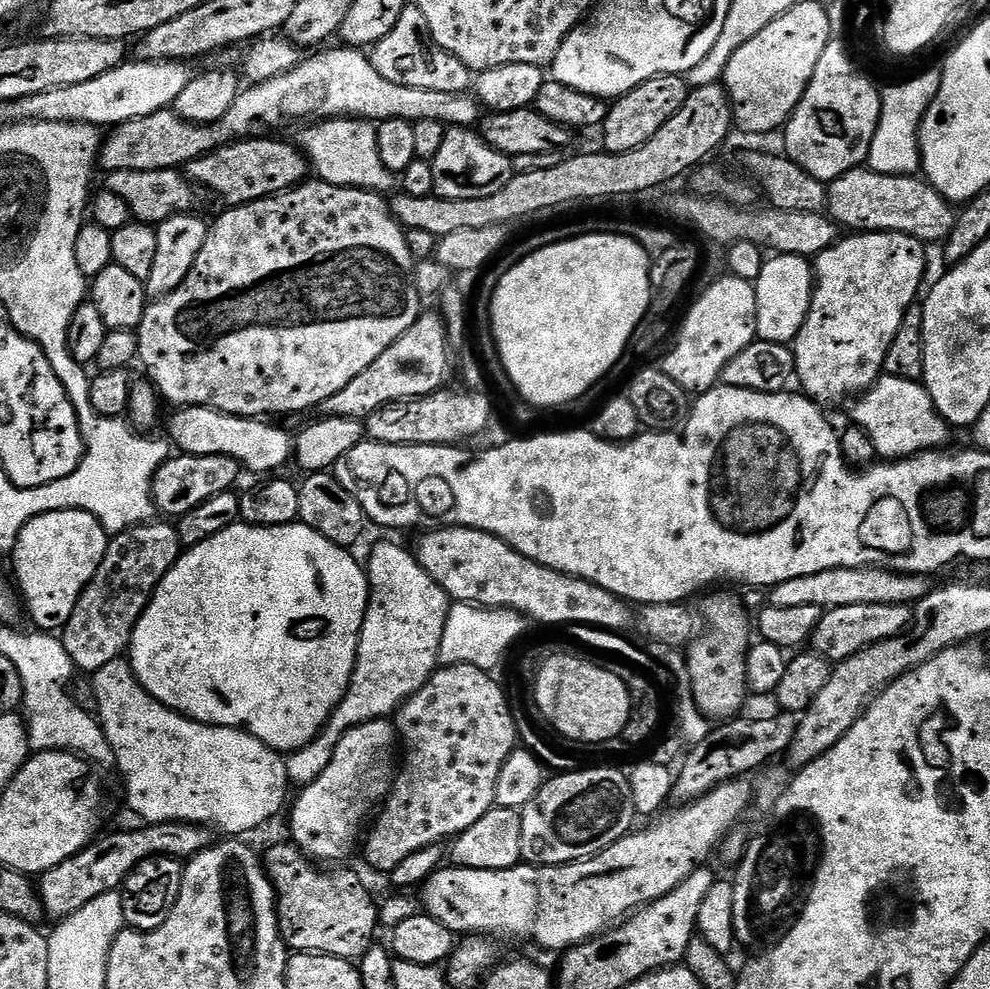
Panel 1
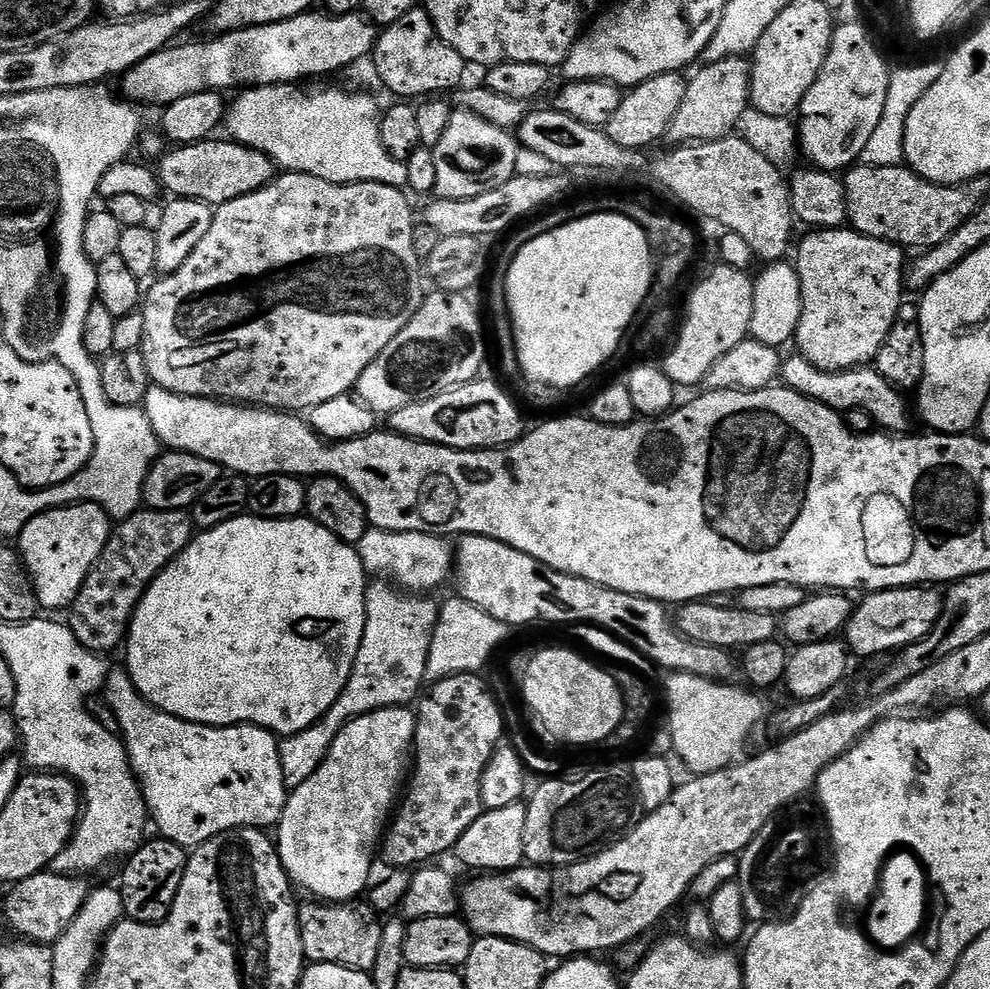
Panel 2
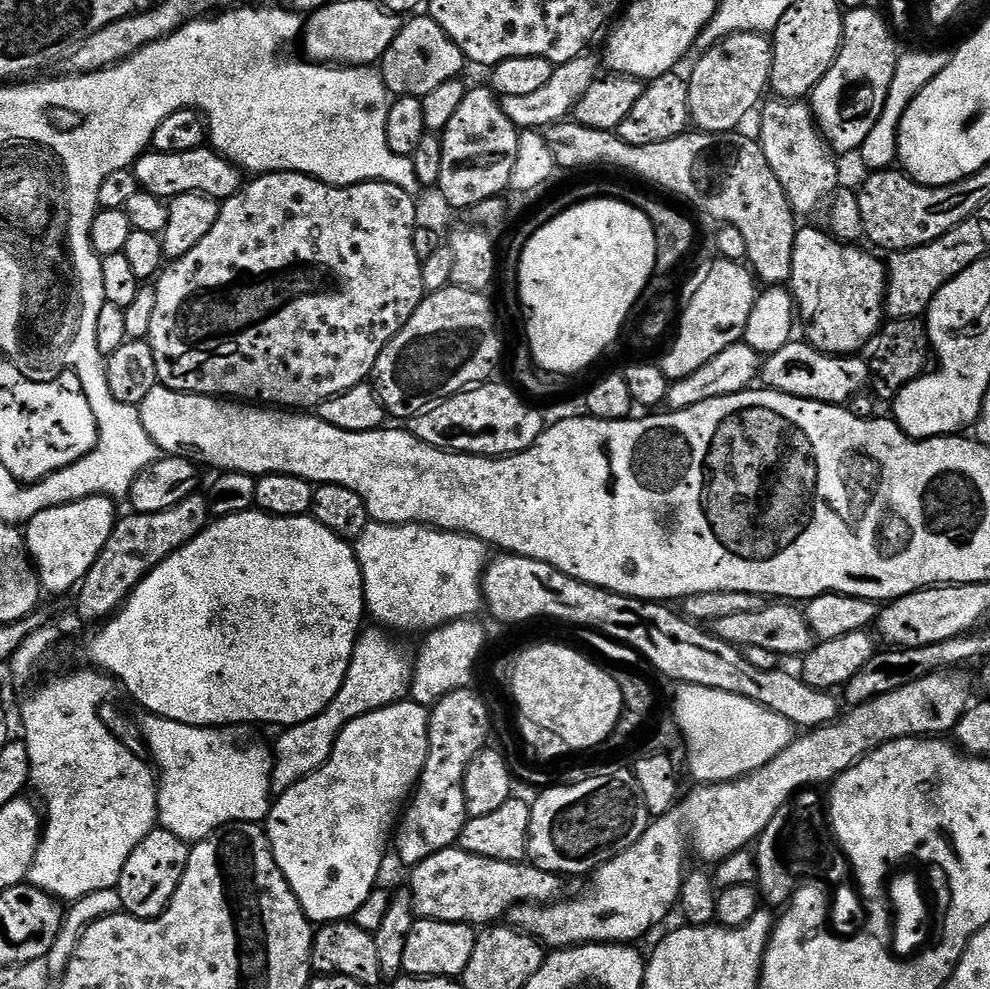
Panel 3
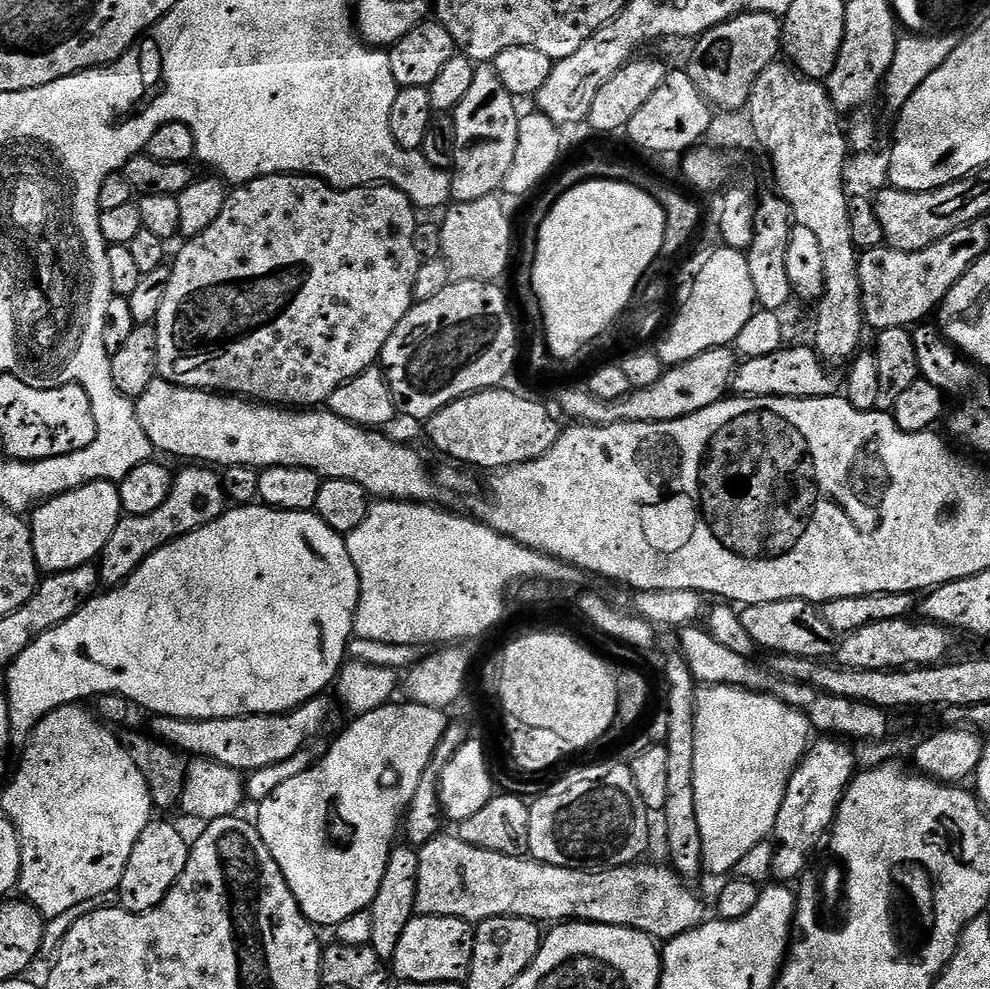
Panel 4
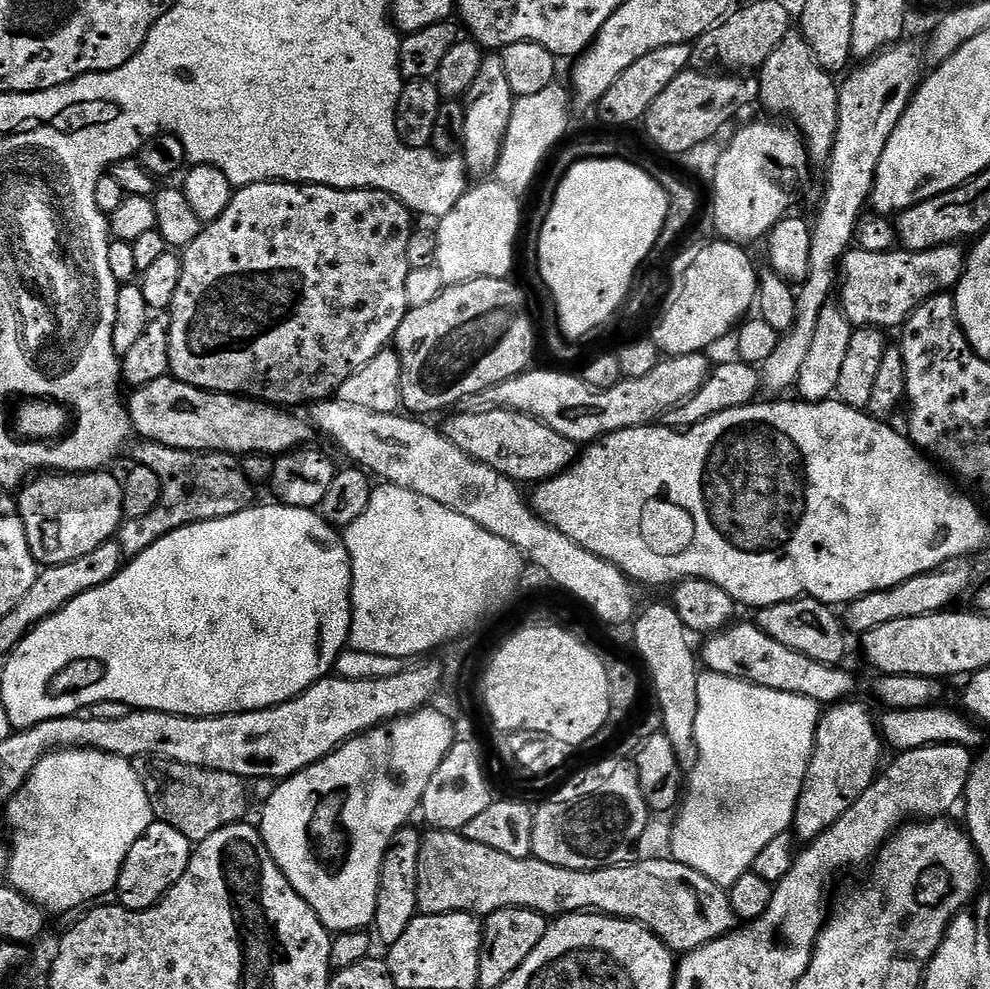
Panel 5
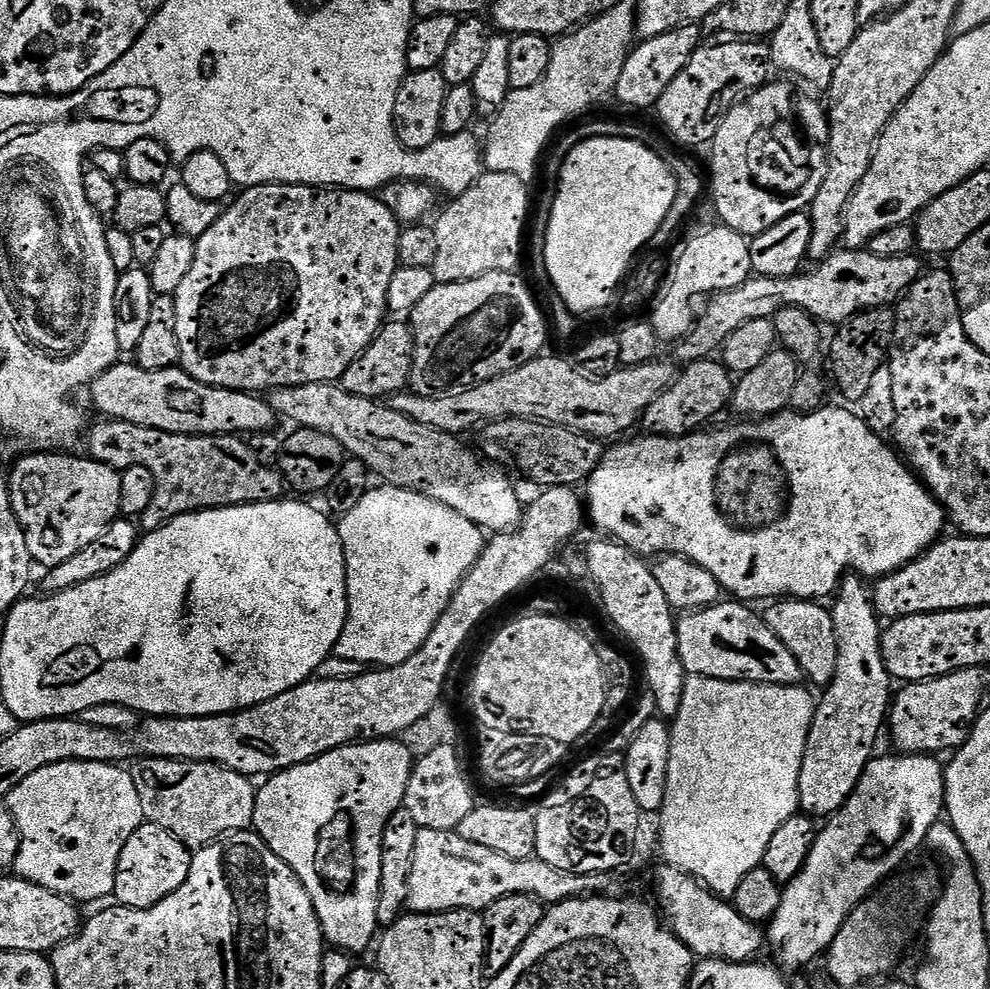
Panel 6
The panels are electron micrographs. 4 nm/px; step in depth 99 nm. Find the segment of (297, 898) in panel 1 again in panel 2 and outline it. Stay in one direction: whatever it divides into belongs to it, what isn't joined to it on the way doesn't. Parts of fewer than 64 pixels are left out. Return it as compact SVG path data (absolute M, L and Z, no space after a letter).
M308 902L298 908L300 938L305 957L313 964L337 964L359 972L371 973L378 946L382 946L384 924L364 902Z

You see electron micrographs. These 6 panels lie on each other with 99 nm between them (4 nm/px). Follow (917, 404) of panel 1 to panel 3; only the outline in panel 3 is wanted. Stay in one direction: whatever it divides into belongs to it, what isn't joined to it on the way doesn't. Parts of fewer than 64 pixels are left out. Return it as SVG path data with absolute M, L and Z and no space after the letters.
M790 342L782 350L767 353L760 366L759 383L773 392L790 394L803 400L823 404L847 405L854 396L859 396L869 387L868 362L863 355L832 356L820 352L807 342Z

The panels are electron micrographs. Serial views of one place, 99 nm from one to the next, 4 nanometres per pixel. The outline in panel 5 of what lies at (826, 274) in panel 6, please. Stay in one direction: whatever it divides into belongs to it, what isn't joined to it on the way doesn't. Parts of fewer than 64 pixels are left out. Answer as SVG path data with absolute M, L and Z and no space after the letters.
M959 243L955 244L943 244L937 248L931 248L930 250L922 250L921 252L910 252L907 250L893 250L890 252L883 252L882 254L870 254L866 250L861 248L853 247L840 262L838 269L838 303L841 308L844 309L846 318L856 328L878 328L881 330L889 330L888 328L899 329L908 320L908 315L919 306L929 296L938 296L947 293L949 290L955 289L956 284L960 281L960 275L964 273L964 266L966 263L966 252L965 249L960 249Z

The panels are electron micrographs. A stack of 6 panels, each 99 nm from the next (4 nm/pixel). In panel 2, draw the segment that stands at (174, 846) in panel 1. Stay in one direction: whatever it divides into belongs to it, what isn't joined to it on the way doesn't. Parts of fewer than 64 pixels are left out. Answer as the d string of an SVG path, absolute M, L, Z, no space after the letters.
M55 870L34 874L11 885L9 892L12 893L4 900L4 916L21 941L55 945L57 938L68 929L70 921L88 900L90 891L88 882L79 876L64 876Z

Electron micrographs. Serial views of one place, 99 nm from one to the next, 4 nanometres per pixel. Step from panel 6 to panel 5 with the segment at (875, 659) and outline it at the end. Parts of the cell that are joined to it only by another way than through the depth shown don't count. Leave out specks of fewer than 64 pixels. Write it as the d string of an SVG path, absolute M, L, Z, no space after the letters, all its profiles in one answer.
M852 703L831 705L821 715L816 727L816 741L792 819L797 841L817 840L830 826L834 826L834 822L838 822L838 818L846 810L850 810L854 802L858 802L858 798L872 785L881 771L882 741L877 721L868 713L866 705Z

